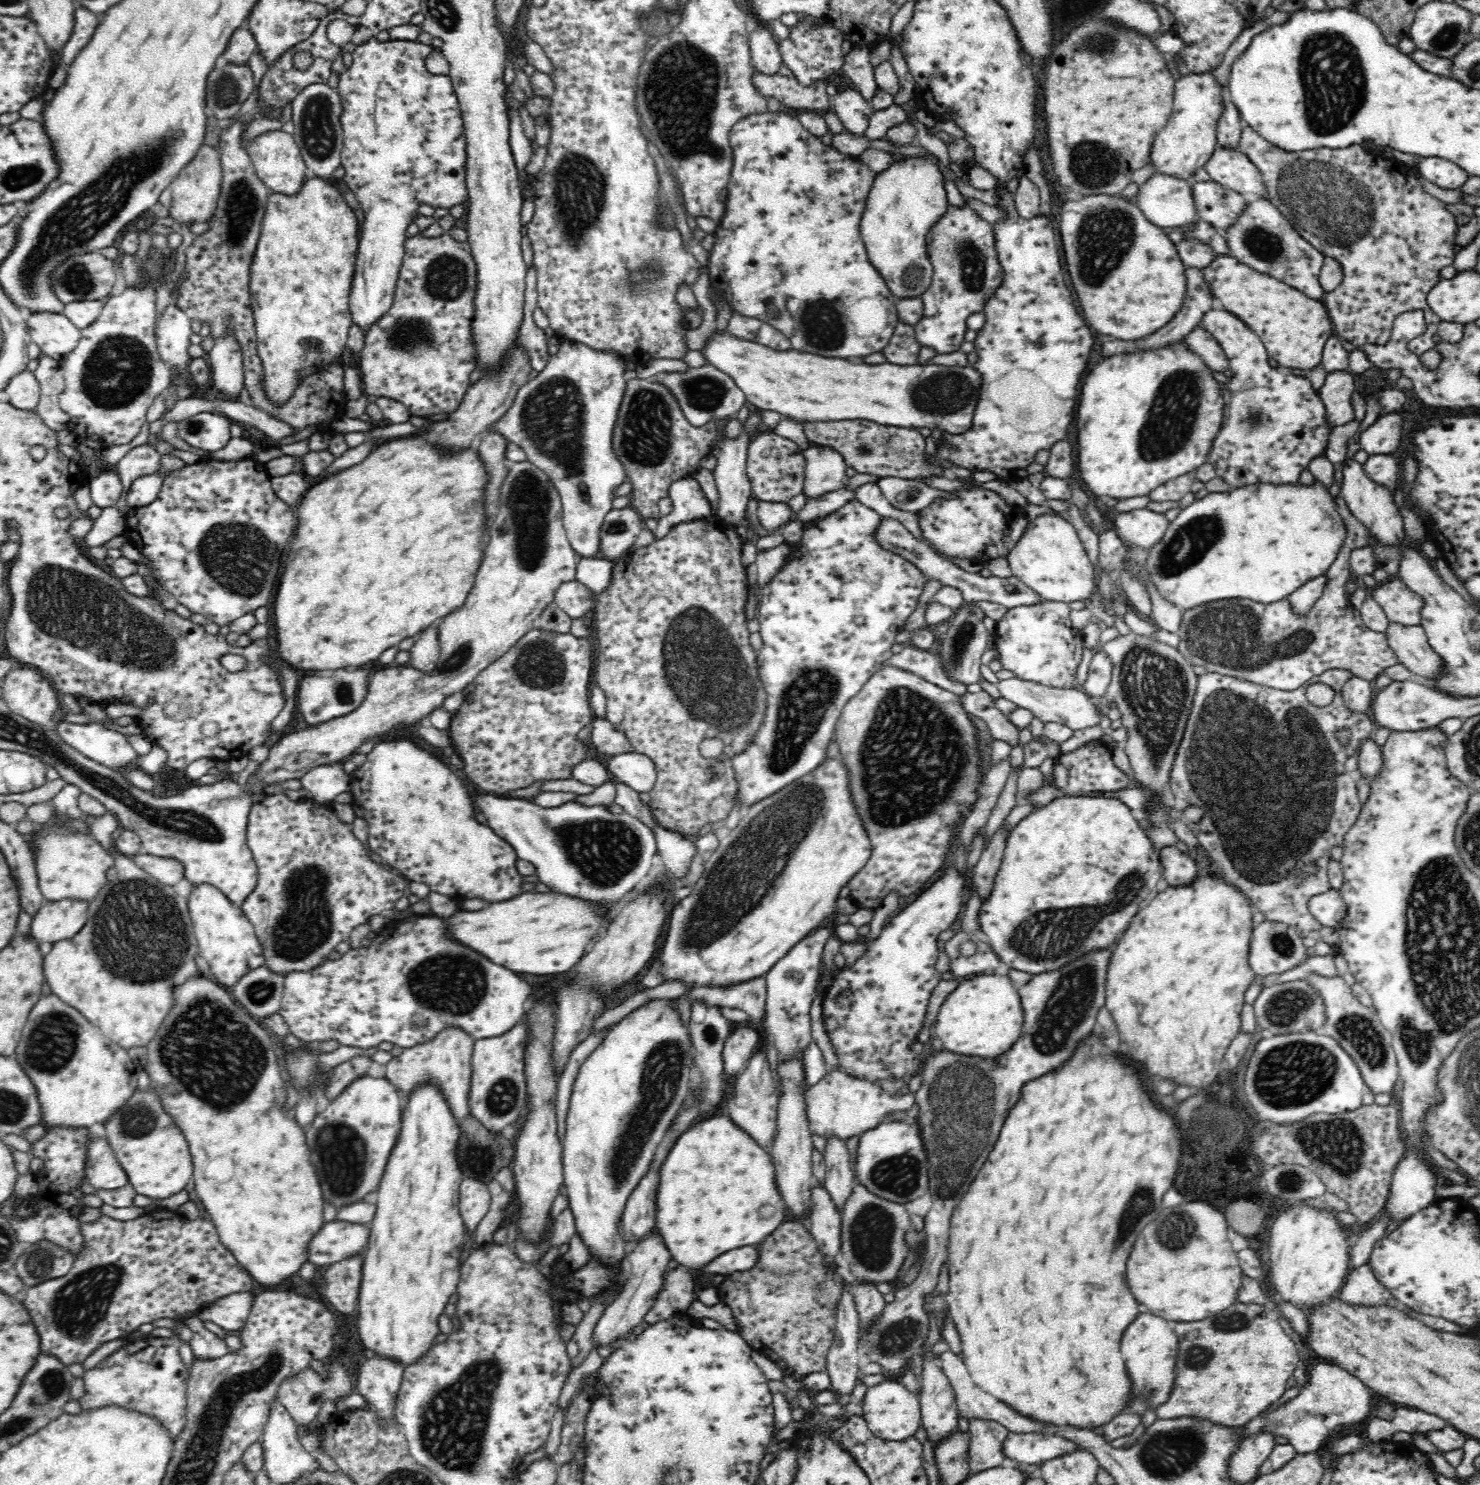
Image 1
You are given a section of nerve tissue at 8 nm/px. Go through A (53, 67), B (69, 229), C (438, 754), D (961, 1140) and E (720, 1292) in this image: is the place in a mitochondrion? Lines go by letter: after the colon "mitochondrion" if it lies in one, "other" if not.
A: other
B: mitochondrion
C: other
D: mitochondrion
E: other

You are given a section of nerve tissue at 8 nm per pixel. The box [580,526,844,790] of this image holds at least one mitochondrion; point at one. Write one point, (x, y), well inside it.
(710, 674)

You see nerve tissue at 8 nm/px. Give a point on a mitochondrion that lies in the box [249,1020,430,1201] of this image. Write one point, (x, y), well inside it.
(340, 1148)

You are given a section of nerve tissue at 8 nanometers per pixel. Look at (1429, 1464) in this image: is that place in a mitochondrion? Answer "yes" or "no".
no

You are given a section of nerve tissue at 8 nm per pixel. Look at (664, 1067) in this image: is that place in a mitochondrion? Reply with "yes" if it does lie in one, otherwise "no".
yes

